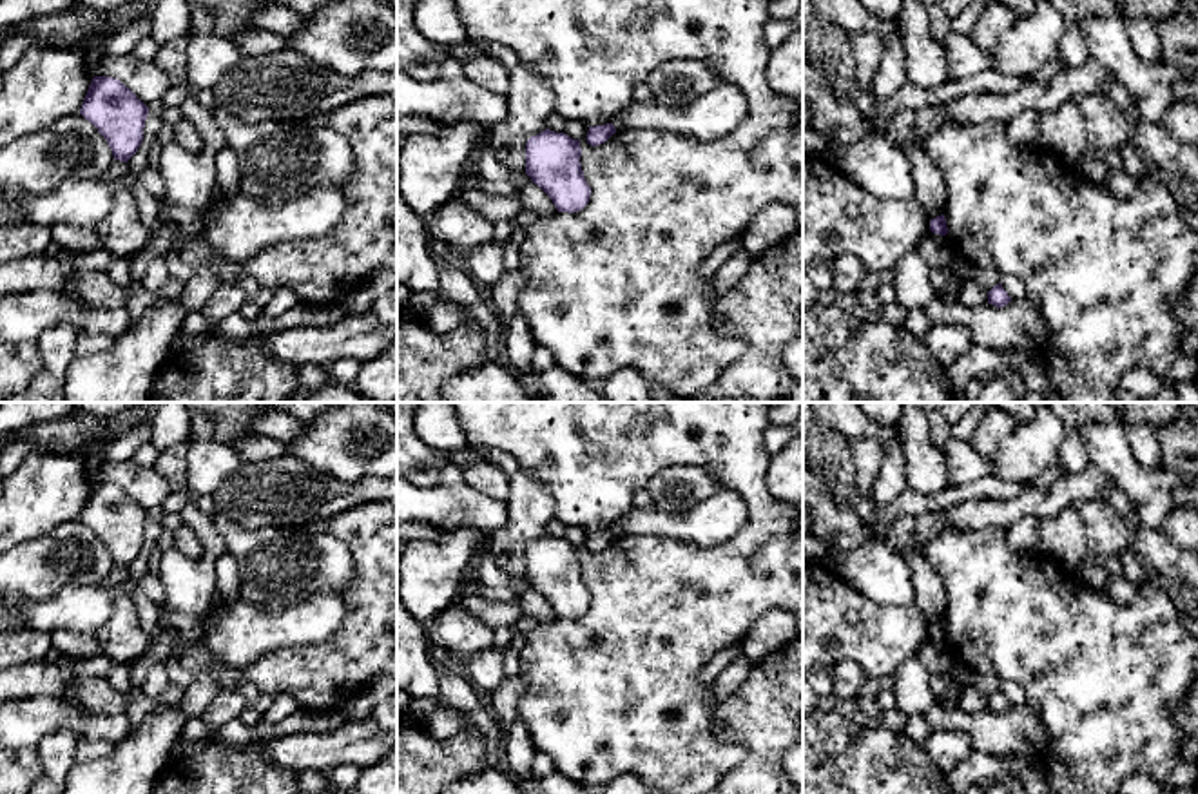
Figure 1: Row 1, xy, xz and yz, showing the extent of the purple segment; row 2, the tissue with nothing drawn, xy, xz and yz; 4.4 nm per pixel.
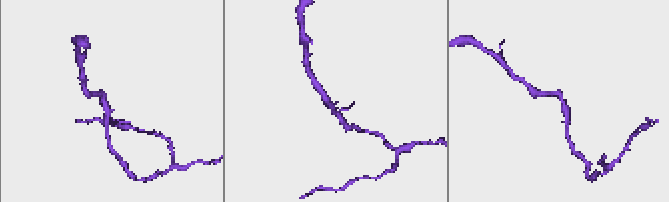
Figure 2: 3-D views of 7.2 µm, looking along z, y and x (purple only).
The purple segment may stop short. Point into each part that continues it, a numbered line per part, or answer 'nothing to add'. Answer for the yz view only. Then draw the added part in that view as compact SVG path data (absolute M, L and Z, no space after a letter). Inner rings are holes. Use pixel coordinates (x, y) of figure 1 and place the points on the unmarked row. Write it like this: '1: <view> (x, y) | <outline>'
nothing to add

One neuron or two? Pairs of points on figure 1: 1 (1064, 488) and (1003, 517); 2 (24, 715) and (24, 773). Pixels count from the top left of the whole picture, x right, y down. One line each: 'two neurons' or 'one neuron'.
1: one neuron
2: two neurons

